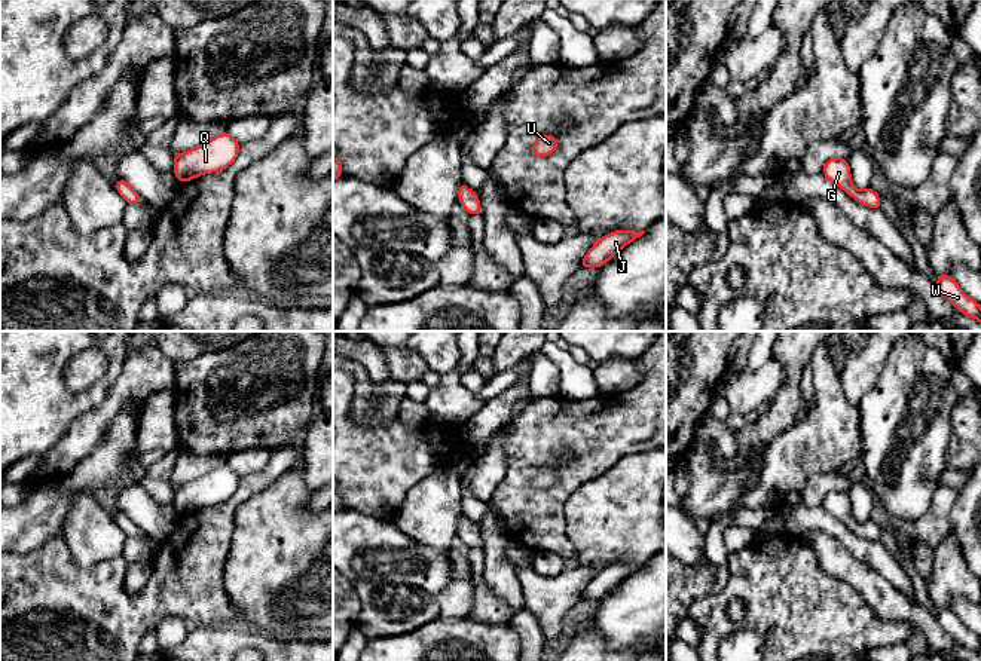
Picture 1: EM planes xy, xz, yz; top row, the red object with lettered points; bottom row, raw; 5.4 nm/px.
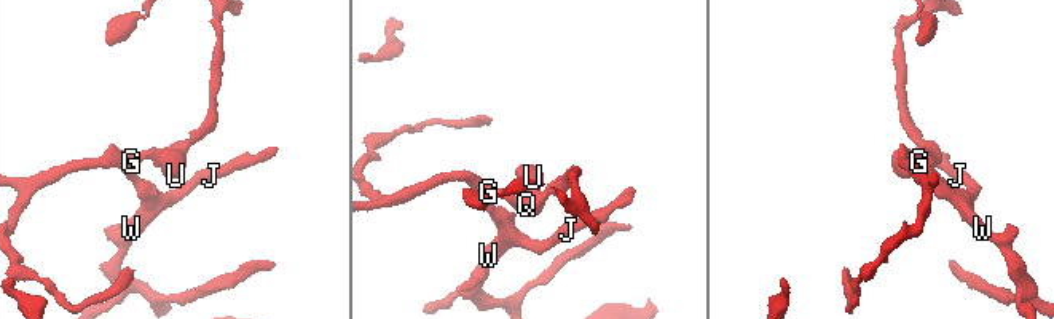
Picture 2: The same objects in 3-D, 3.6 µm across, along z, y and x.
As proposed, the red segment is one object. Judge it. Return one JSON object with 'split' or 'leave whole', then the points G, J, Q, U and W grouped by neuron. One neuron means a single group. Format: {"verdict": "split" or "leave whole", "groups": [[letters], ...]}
{"verdict": "leave whole", "groups": [["G", "J", "Q", "U", "W"]]}

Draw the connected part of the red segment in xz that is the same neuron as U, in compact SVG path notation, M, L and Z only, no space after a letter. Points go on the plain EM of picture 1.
M540 468L532 477L532 486L538 490L545 490L556 484L559 480L559 474L554 468Z

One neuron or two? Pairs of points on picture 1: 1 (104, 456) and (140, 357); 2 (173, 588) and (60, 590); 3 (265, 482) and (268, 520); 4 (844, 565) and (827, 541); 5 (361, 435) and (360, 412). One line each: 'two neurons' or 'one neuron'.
1: two neurons
2: one neuron
3: two neurons
4: one neuron
5: two neurons

